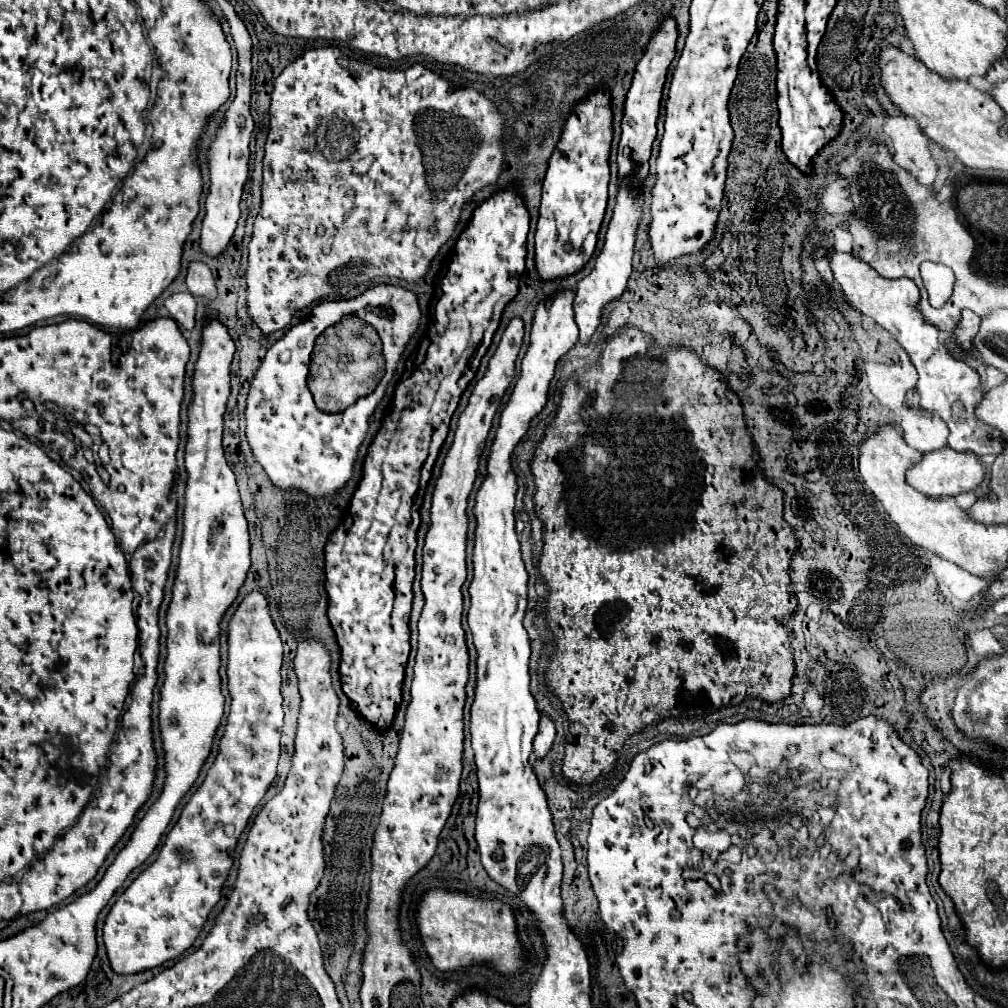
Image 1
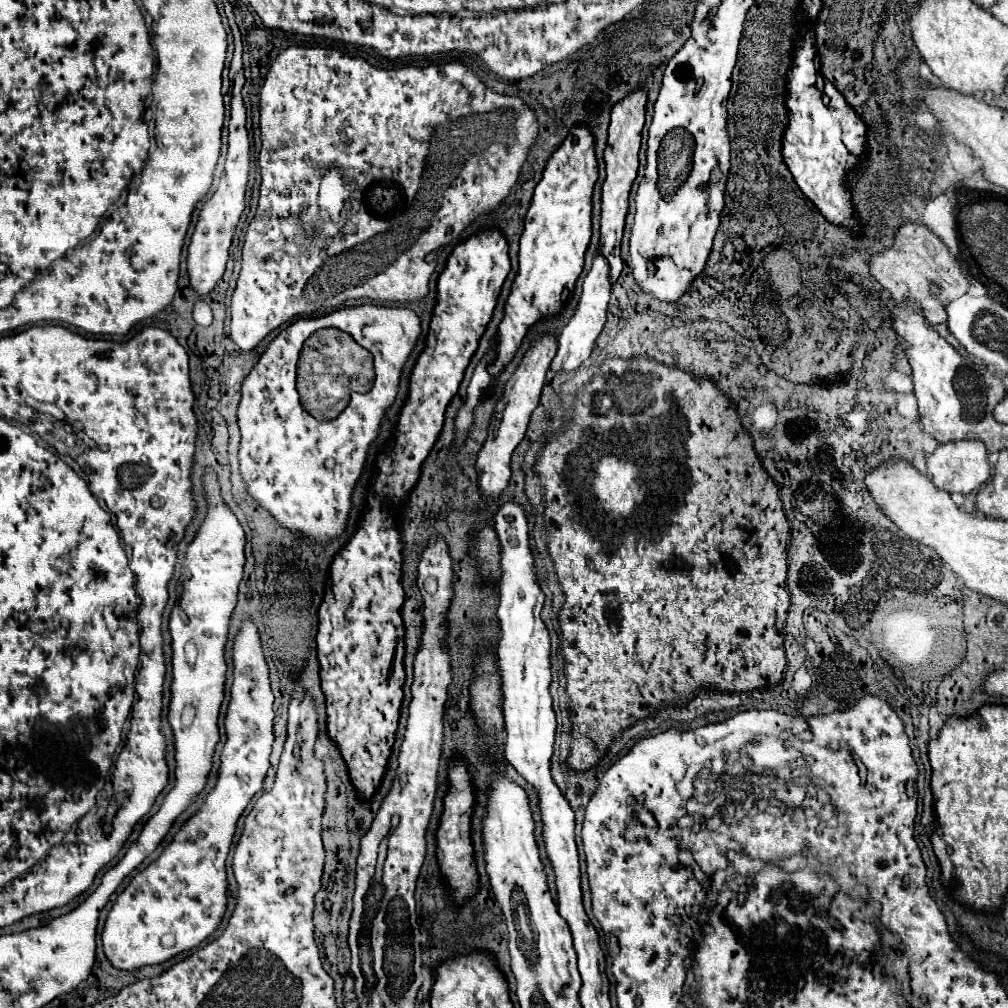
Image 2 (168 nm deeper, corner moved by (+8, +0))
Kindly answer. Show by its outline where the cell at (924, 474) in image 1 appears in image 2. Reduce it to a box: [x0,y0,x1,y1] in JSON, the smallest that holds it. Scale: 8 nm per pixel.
[926,442,990,494]

